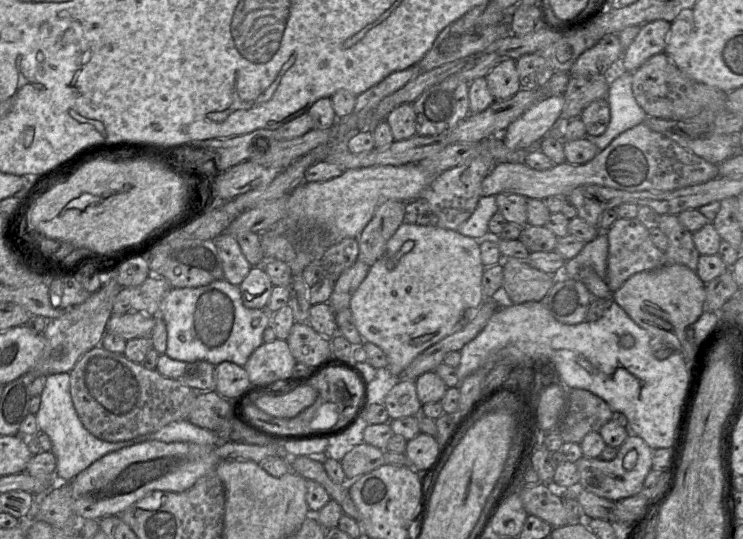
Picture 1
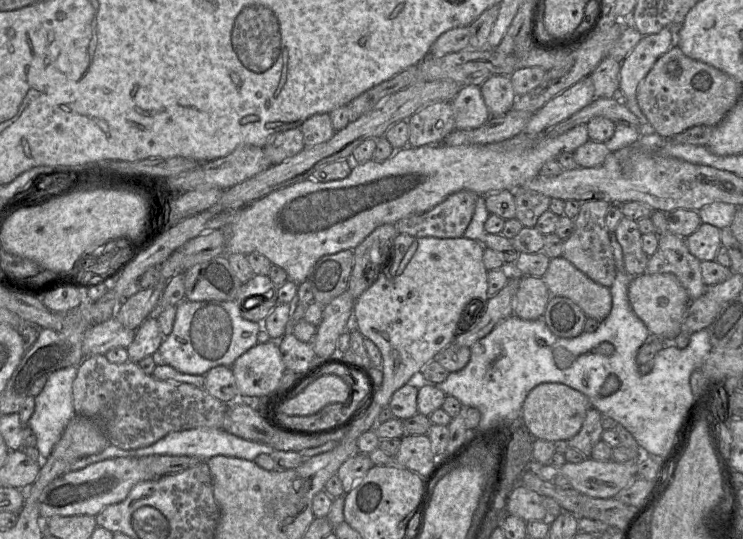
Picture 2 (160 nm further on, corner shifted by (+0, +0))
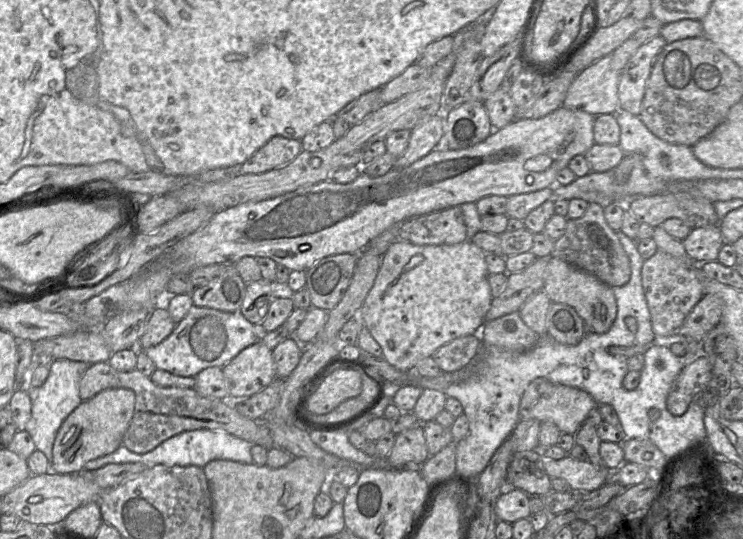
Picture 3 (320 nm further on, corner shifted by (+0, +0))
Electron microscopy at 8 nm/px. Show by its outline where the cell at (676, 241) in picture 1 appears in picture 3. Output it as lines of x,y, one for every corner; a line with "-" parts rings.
659,250
644,261
642,286
656,338
674,335
704,295
701,283
696,277
696,268

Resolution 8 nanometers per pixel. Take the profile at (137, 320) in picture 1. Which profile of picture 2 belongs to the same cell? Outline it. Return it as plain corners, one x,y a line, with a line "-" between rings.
115,316
90,327
84,334
82,350
85,357
106,354
115,347
127,348
136,330
124,326

